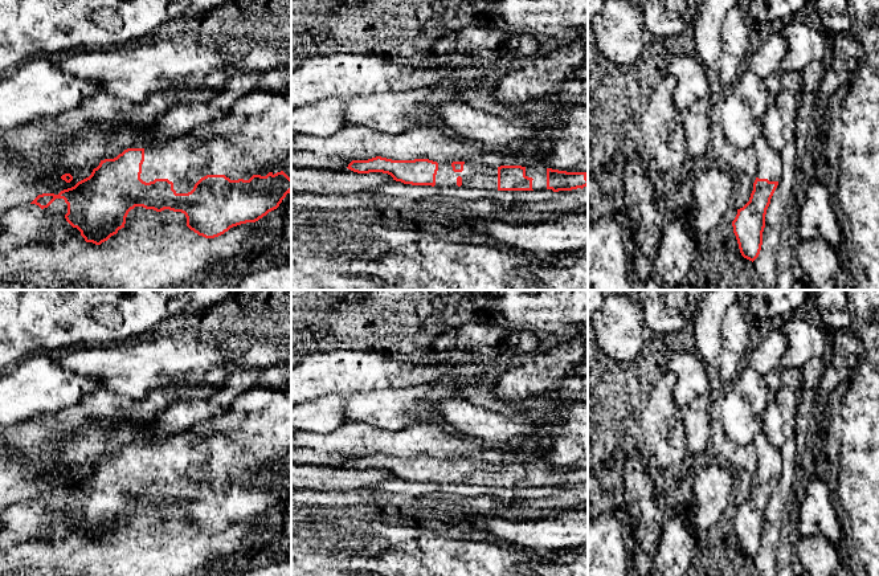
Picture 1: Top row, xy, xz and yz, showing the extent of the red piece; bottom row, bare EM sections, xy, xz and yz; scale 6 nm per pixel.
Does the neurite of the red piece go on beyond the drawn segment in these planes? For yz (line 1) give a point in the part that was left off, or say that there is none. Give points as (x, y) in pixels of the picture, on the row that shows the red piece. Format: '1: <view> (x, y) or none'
1: yz (769, 166)

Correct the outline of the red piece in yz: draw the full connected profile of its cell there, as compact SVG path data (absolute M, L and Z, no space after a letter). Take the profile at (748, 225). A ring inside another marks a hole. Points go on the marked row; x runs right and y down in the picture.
M764 135L756 138L753 148L757 159L757 177L749 201L737 209L732 221L740 253L752 262L760 254L766 209L782 172L781 154L770 147Z

